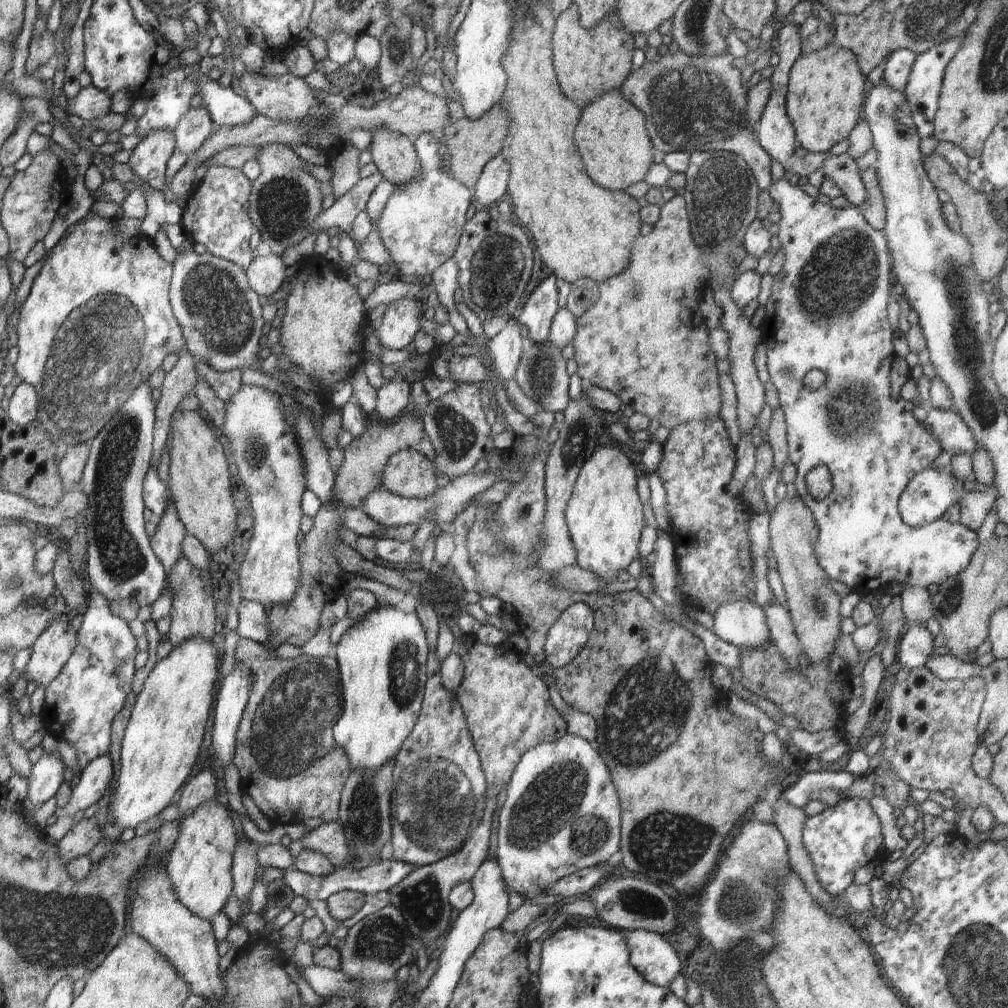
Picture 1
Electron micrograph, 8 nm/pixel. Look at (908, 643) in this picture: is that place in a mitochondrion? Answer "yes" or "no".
no

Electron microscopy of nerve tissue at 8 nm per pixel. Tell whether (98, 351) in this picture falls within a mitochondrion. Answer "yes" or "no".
yes

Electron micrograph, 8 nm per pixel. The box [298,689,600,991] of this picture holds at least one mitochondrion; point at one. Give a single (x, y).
(438, 798)

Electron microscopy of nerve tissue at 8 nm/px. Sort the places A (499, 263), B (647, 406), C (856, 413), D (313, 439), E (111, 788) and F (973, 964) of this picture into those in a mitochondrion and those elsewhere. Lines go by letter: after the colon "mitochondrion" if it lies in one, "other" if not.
A: mitochondrion
B: other
C: mitochondrion
D: other
E: other
F: mitochondrion

